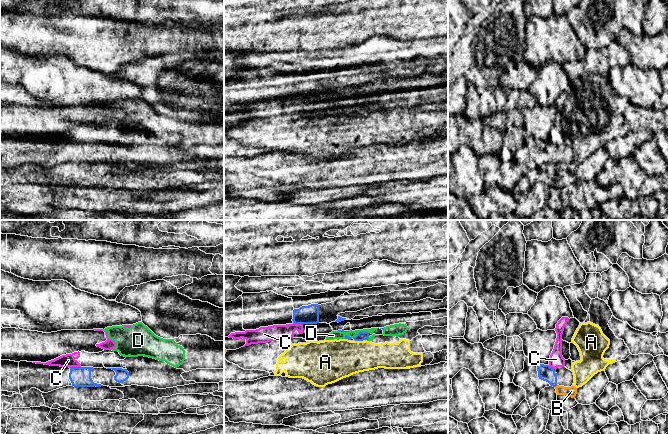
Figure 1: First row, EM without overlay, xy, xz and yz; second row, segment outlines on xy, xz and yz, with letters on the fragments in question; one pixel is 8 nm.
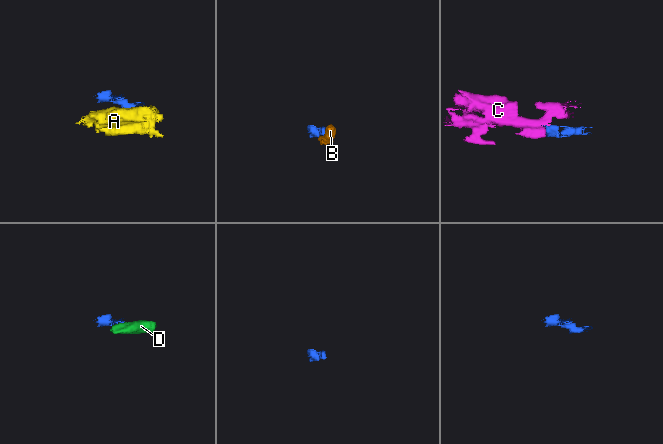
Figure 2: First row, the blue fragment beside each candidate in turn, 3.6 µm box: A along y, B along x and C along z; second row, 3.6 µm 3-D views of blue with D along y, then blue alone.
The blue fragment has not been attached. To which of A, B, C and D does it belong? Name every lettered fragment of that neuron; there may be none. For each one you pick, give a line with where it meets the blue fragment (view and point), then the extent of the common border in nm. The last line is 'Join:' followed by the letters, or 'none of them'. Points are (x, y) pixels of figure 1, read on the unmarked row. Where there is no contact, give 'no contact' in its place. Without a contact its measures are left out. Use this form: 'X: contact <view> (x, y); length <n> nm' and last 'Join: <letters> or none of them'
Join: none of them

